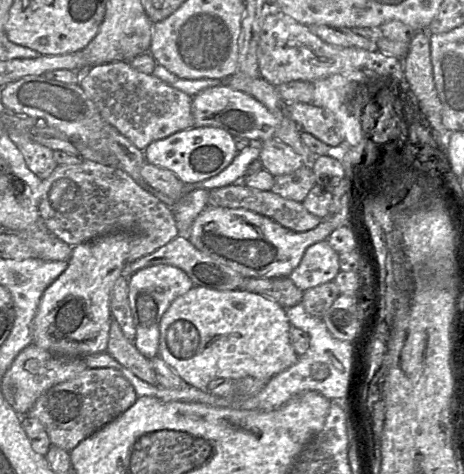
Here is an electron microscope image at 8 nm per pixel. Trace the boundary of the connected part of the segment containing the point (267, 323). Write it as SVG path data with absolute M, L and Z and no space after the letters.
M194 286L187 293L176 298L162 316L160 322L158 355L187 383L187 385L194 386L195 388L216 397L225 399L243 399L256 395L264 388L272 377L283 372L298 361L299 356L296 354L289 338L290 327L291 324L285 313L285 309L269 297L244 290L219 291Z

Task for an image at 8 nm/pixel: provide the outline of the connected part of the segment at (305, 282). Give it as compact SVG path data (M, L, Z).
M327 240L310 245L289 278L302 291L333 281L338 272L339 254Z

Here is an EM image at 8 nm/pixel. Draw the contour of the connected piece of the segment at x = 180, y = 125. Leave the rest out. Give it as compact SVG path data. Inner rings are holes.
M129 62L91 66L78 82L102 117L143 151L150 143L194 126L192 98L160 80L135 70Z

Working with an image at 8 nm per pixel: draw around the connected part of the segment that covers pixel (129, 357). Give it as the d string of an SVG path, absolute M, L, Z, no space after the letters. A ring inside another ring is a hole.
M113 317L106 351L139 379L153 386L159 386L150 360L138 351L134 342L131 342L124 336L118 322Z

